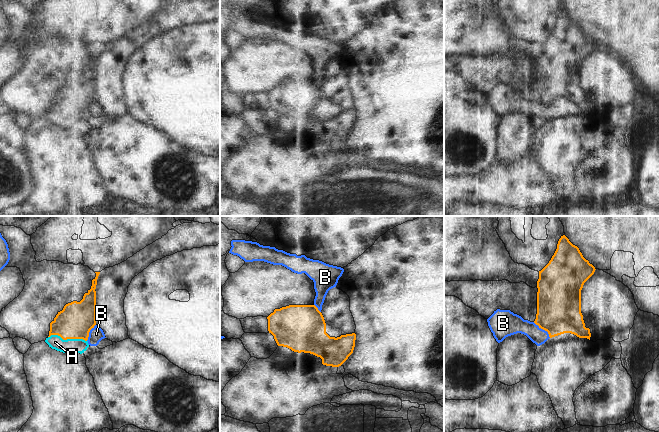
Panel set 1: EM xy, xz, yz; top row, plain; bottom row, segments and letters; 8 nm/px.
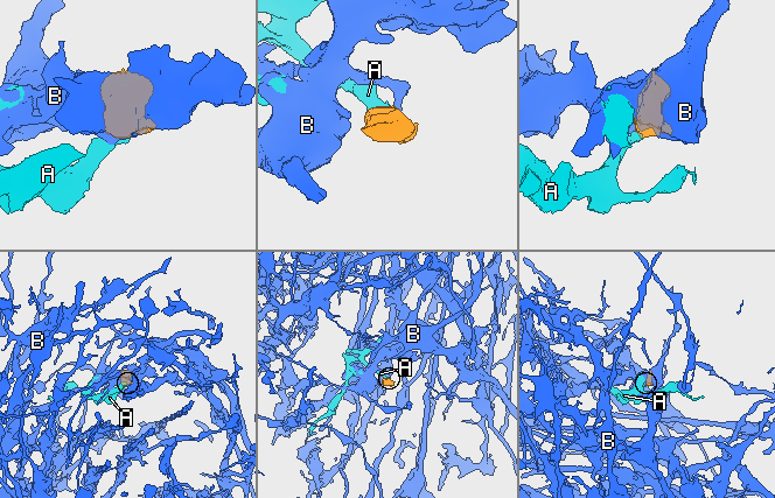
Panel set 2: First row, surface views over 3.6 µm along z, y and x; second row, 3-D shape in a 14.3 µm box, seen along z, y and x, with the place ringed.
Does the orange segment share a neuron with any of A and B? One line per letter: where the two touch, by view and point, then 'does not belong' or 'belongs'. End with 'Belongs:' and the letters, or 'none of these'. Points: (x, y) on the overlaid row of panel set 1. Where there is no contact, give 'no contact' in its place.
A: meets orange in xy at (67, 338); belongs
B: meets orange in yz at (543, 329); does not belong
Belongs: A

